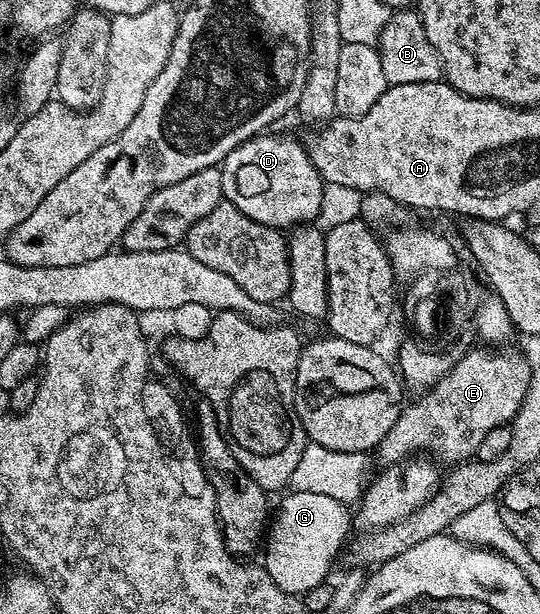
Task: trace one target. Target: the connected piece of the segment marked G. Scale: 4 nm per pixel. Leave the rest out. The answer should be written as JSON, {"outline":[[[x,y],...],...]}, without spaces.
{"outline":[[[298,491],[289,494],[283,499],[277,515],[275,512],[267,534],[264,566],[278,587],[287,593],[303,595],[306,590],[312,590],[327,580],[330,567],[322,562],[341,552],[345,544],[346,530],[351,530],[352,527],[352,511],[345,502],[333,499],[330,495]]]}

